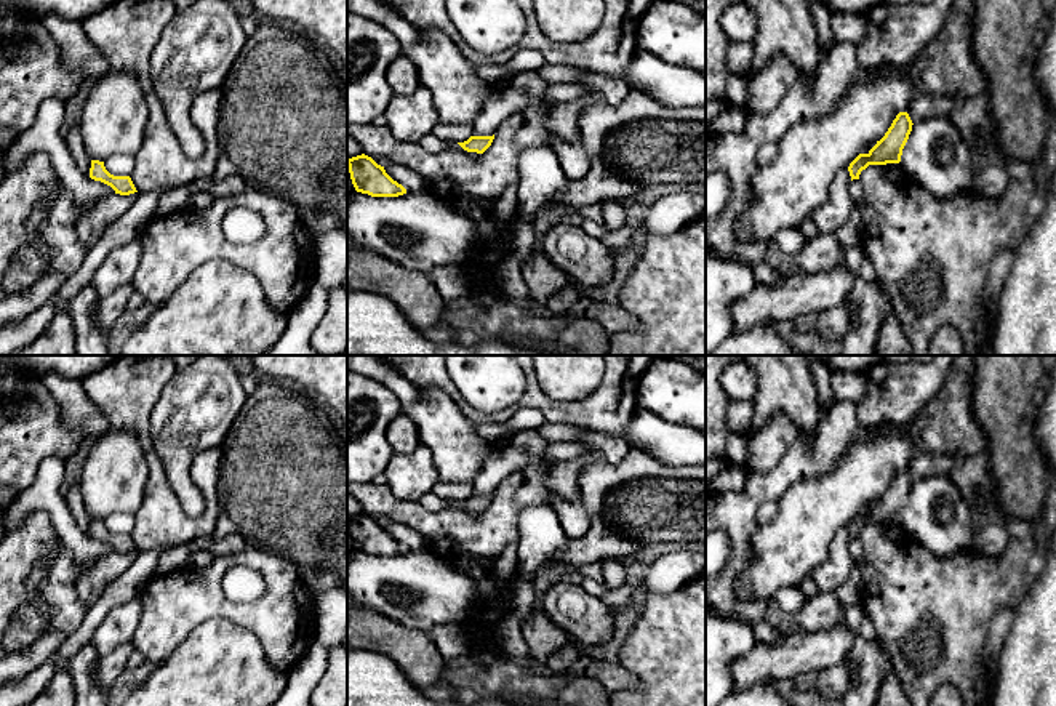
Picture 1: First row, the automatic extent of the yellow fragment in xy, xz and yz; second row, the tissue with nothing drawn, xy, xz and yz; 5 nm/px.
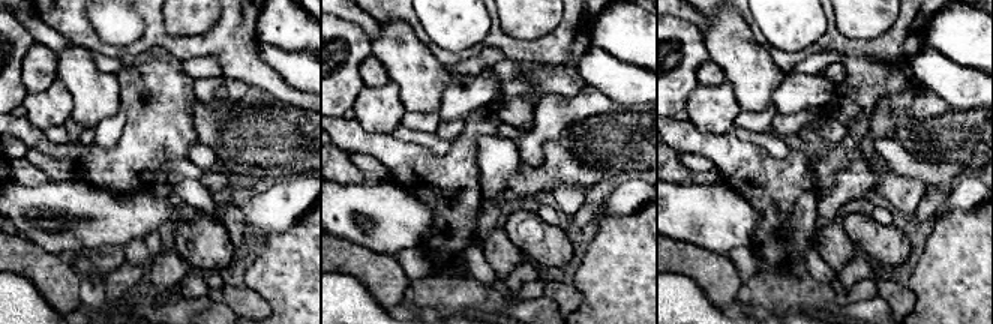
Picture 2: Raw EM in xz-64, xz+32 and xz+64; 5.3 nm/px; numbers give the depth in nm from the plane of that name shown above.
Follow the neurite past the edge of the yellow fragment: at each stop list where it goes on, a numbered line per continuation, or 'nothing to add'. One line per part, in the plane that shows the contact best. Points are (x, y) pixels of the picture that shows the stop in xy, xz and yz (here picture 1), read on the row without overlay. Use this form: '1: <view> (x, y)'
1: yz (928, 465)

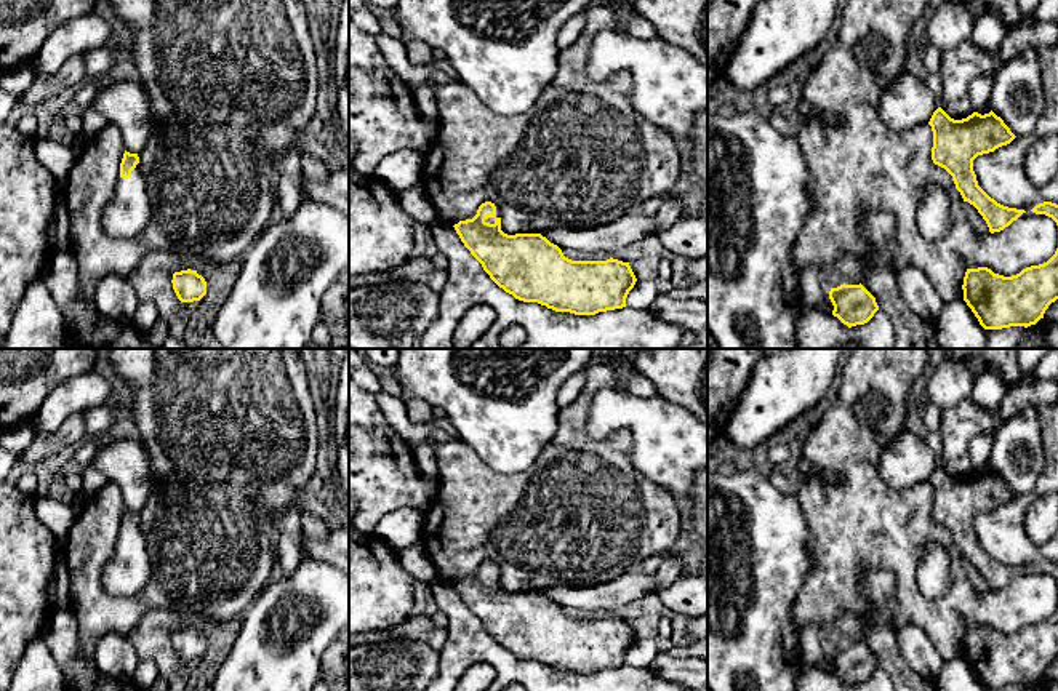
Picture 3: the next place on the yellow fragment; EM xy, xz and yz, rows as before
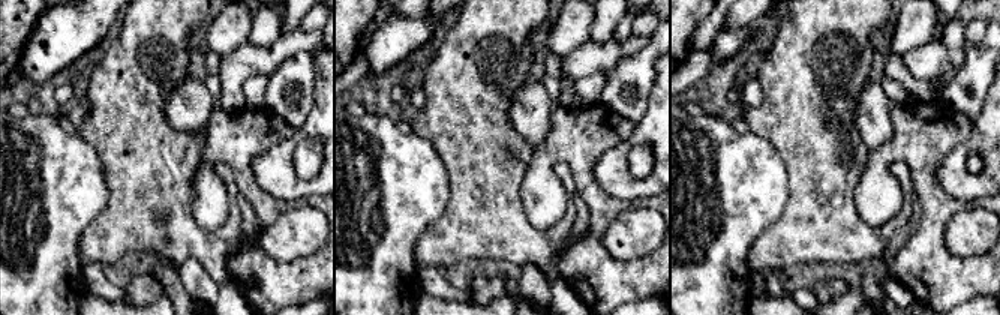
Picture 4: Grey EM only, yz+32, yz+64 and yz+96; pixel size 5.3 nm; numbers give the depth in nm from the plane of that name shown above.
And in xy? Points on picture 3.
1: xy (128, 570)

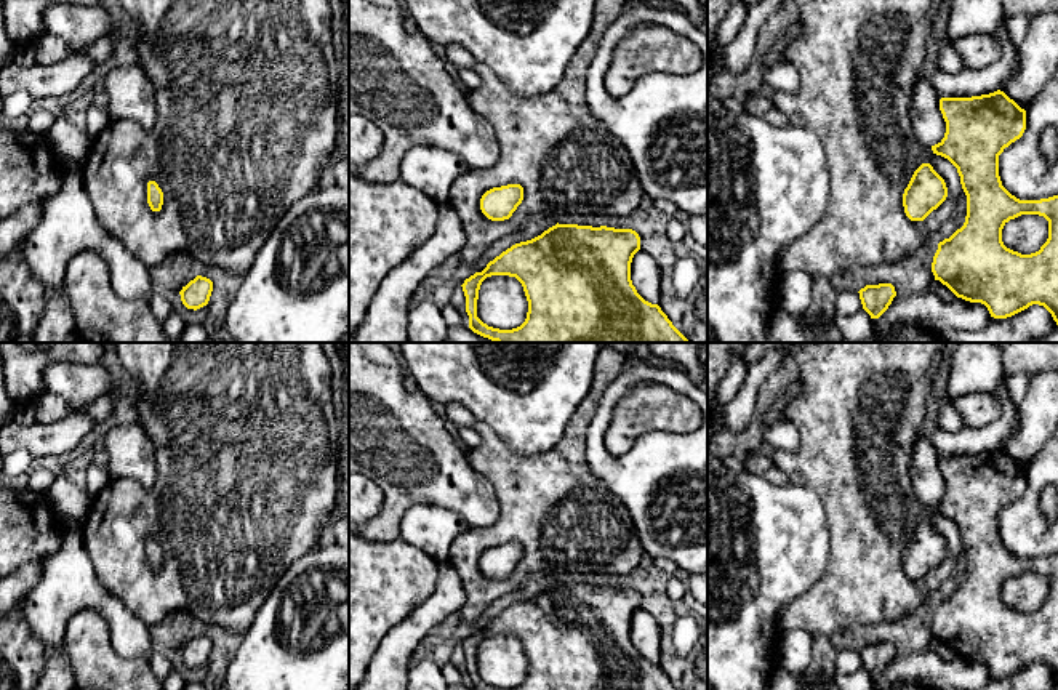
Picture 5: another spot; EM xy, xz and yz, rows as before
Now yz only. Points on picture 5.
nothing to add

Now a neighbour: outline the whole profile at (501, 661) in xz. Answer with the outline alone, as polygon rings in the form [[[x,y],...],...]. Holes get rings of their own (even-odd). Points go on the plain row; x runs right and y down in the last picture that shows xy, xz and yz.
[[[487,636],[479,648],[477,676],[488,685],[512,688],[520,685],[528,671],[522,642],[515,636]]]

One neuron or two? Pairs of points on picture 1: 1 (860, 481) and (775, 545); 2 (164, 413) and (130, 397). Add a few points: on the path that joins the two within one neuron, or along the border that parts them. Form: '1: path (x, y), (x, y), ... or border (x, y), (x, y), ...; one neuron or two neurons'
1: path (839, 495), (796, 535); one neuron
2: border (173, 375), (151, 412), (152, 445); two neurons

